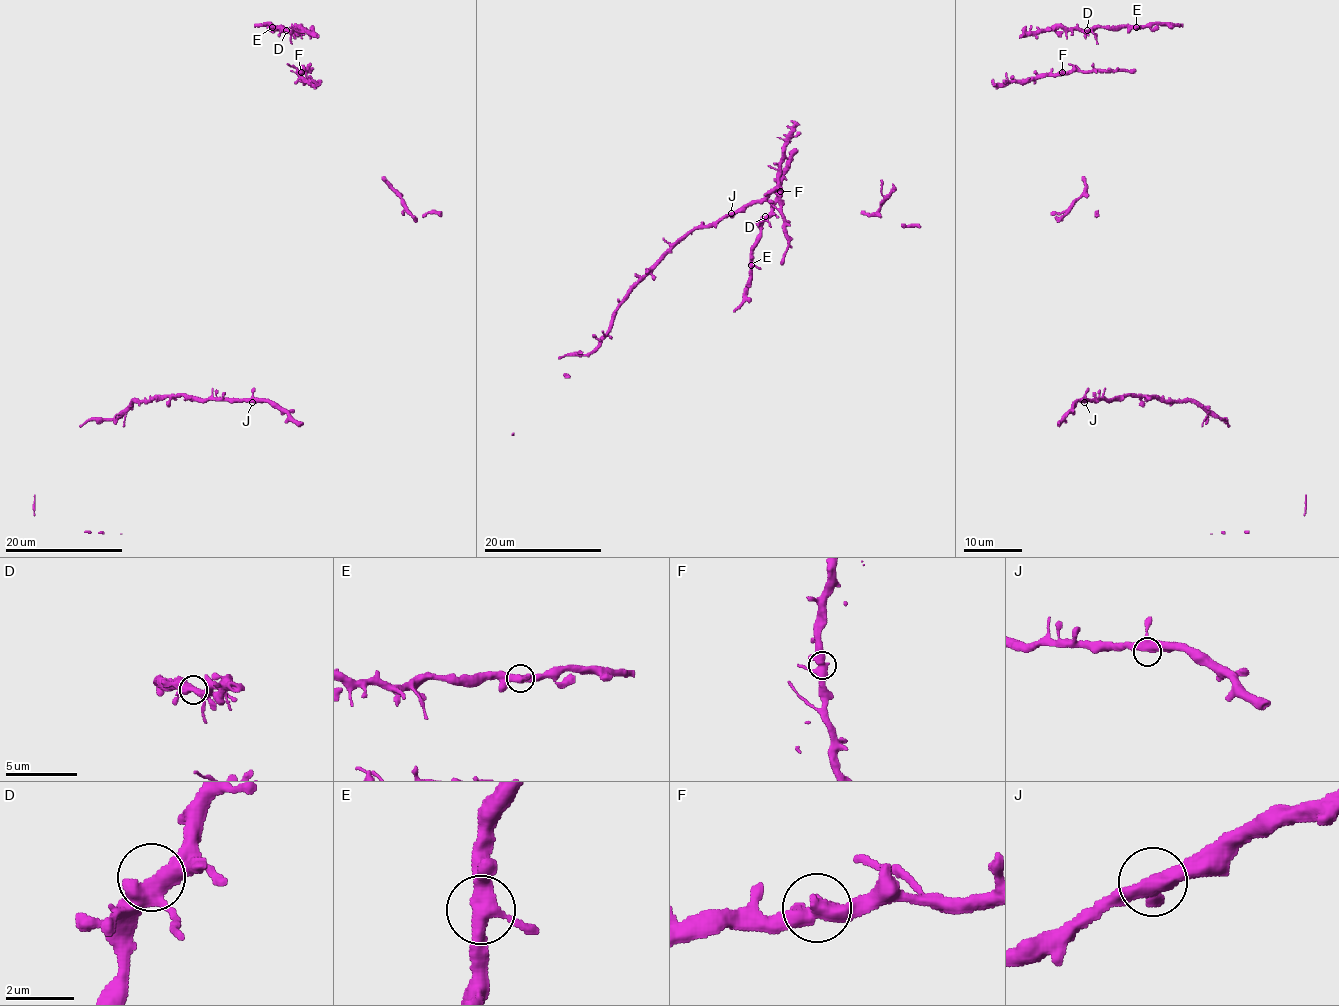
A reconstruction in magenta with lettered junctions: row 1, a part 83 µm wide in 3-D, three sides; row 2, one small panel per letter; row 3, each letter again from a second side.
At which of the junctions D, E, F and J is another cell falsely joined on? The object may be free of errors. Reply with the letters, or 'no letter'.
no letter

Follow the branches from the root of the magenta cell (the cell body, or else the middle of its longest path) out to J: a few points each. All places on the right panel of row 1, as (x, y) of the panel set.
J: (1087, 387), (1084, 402)

